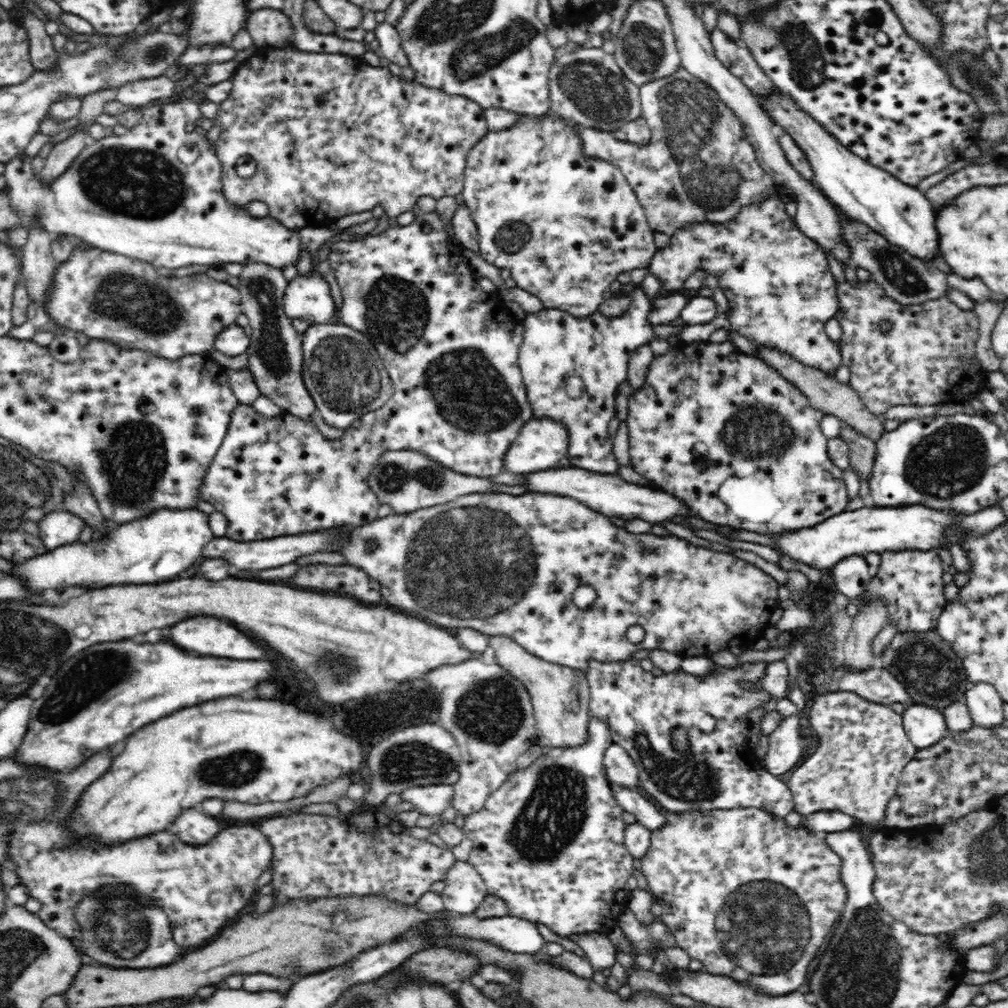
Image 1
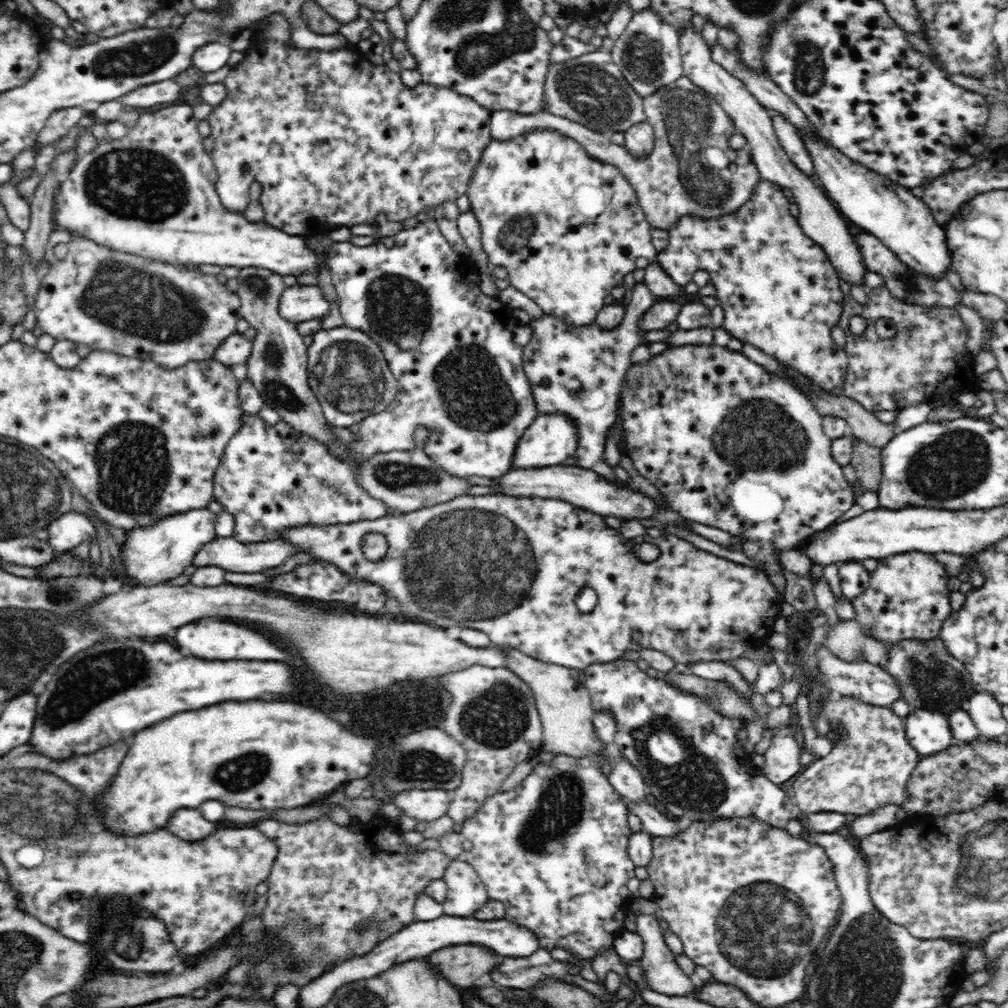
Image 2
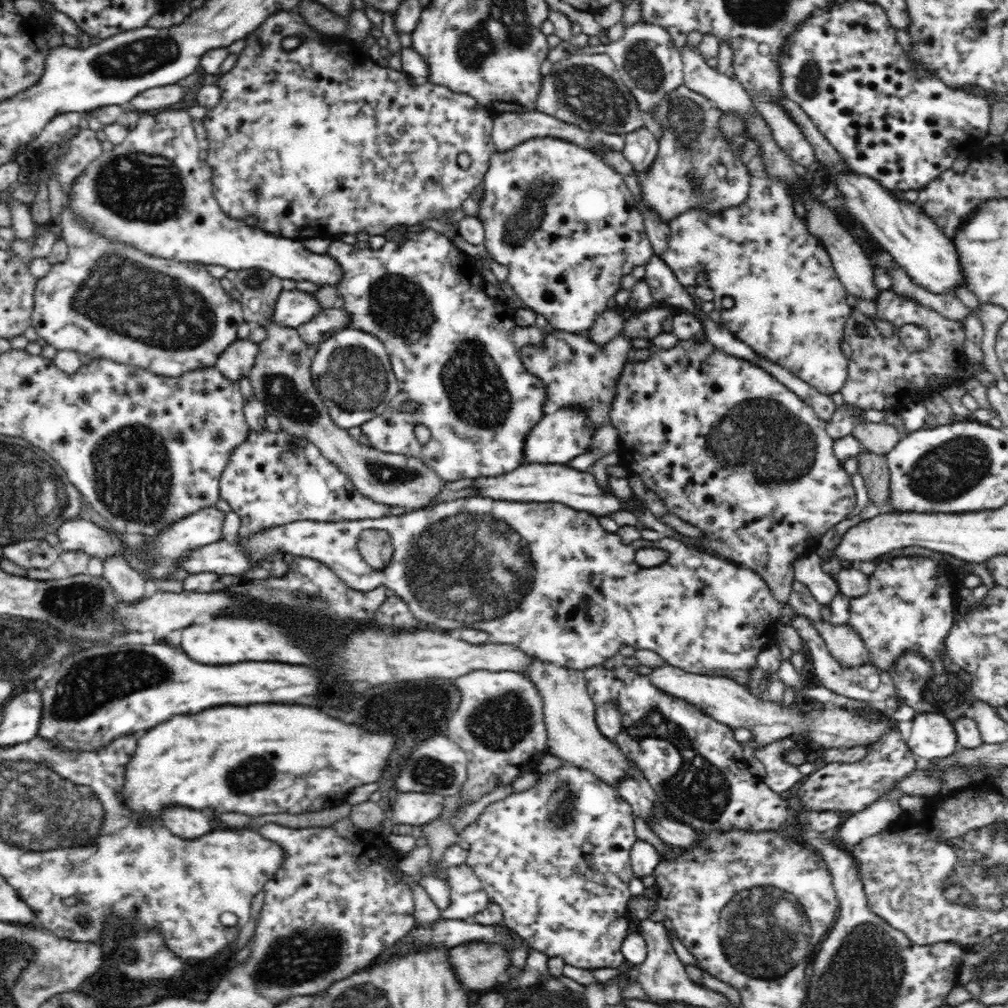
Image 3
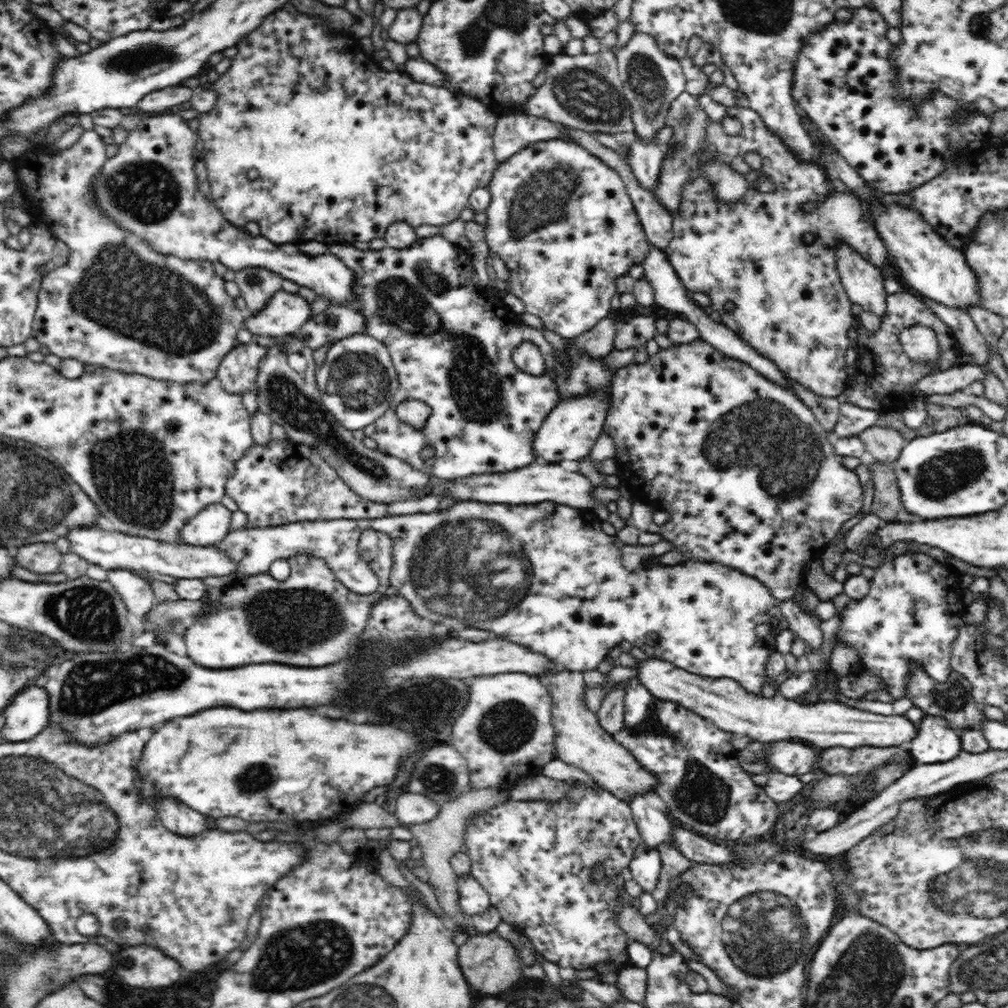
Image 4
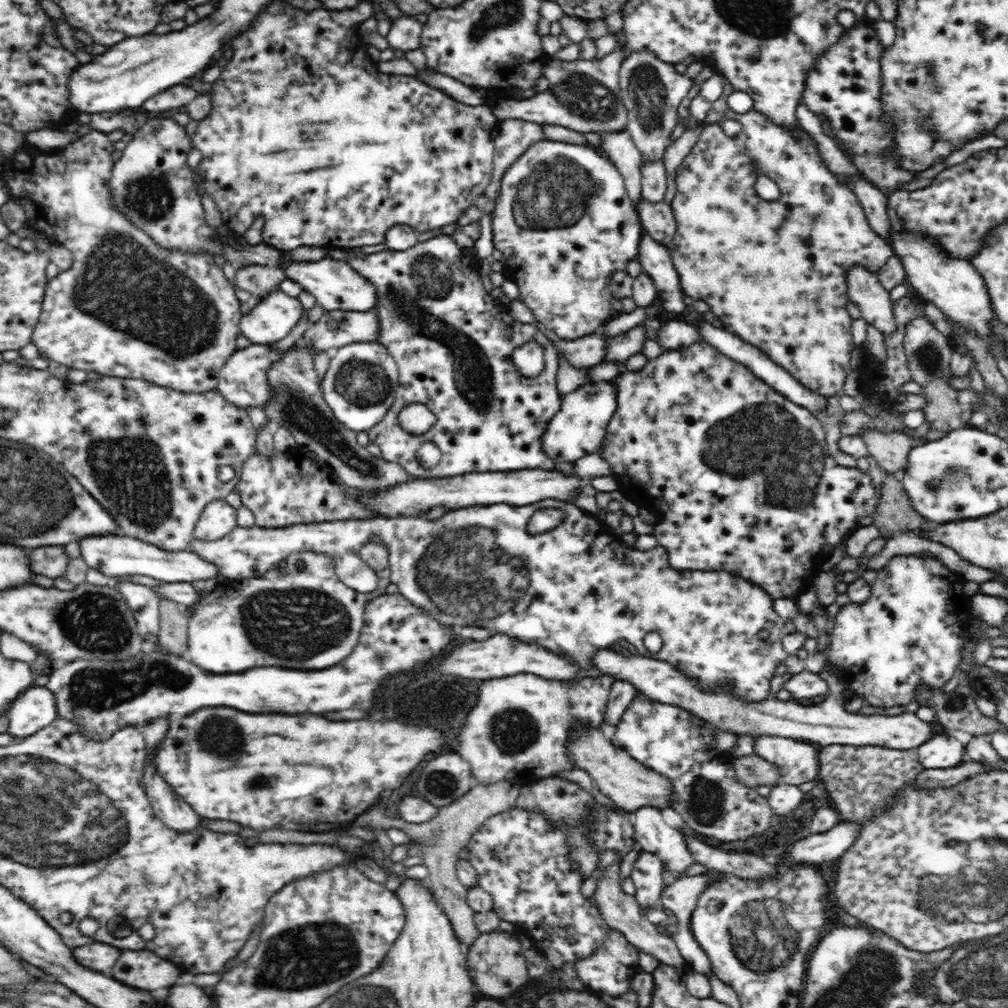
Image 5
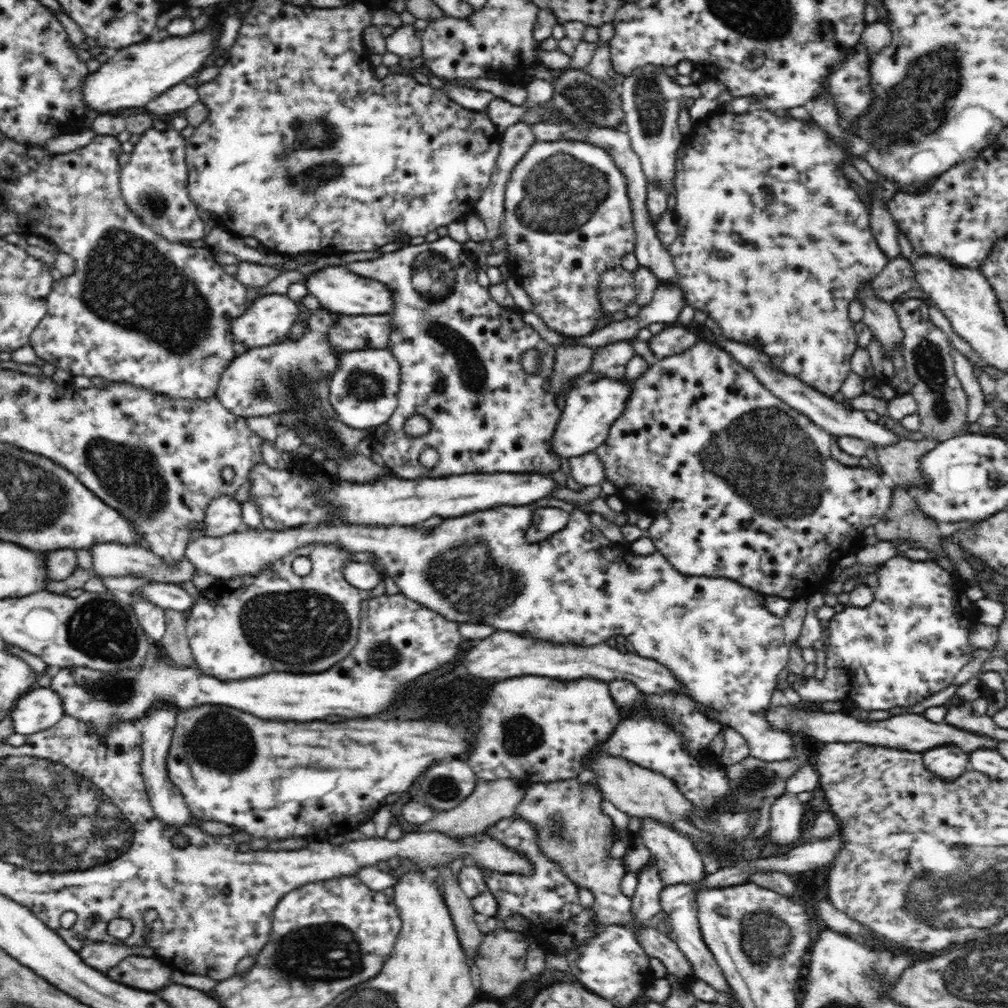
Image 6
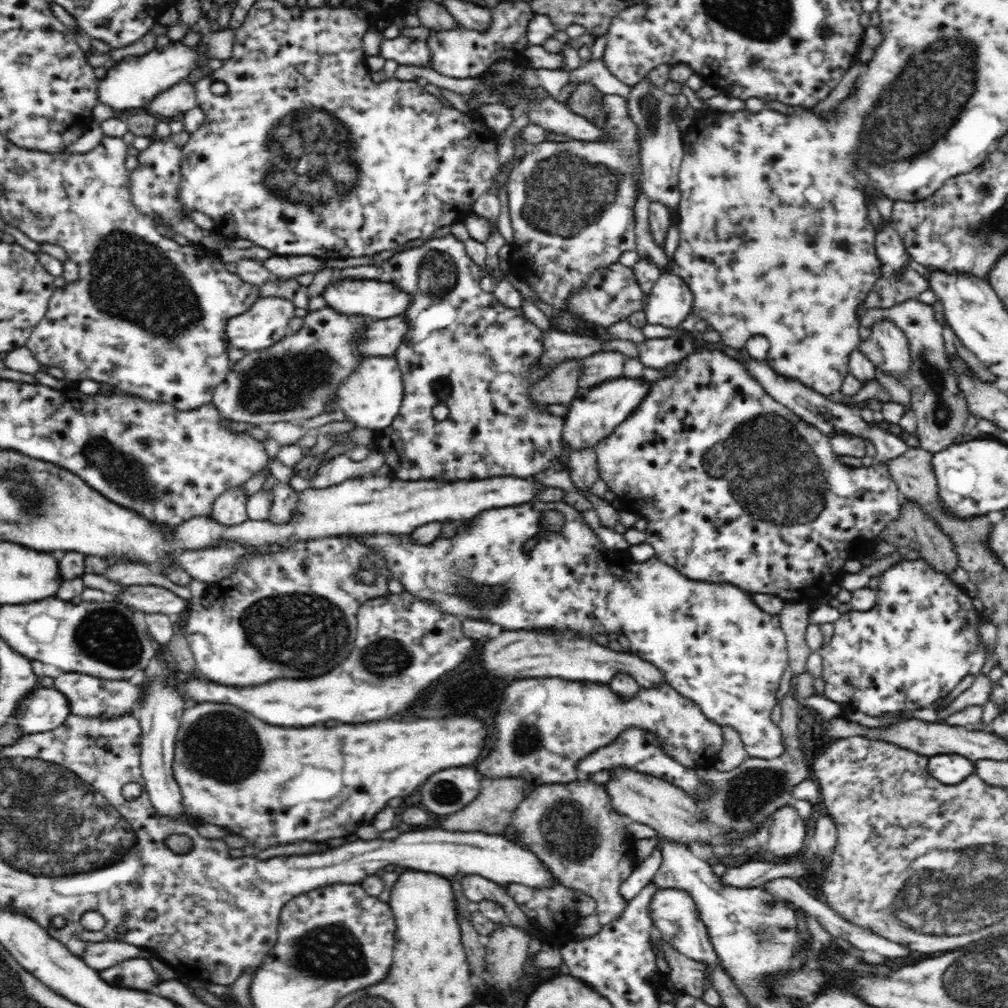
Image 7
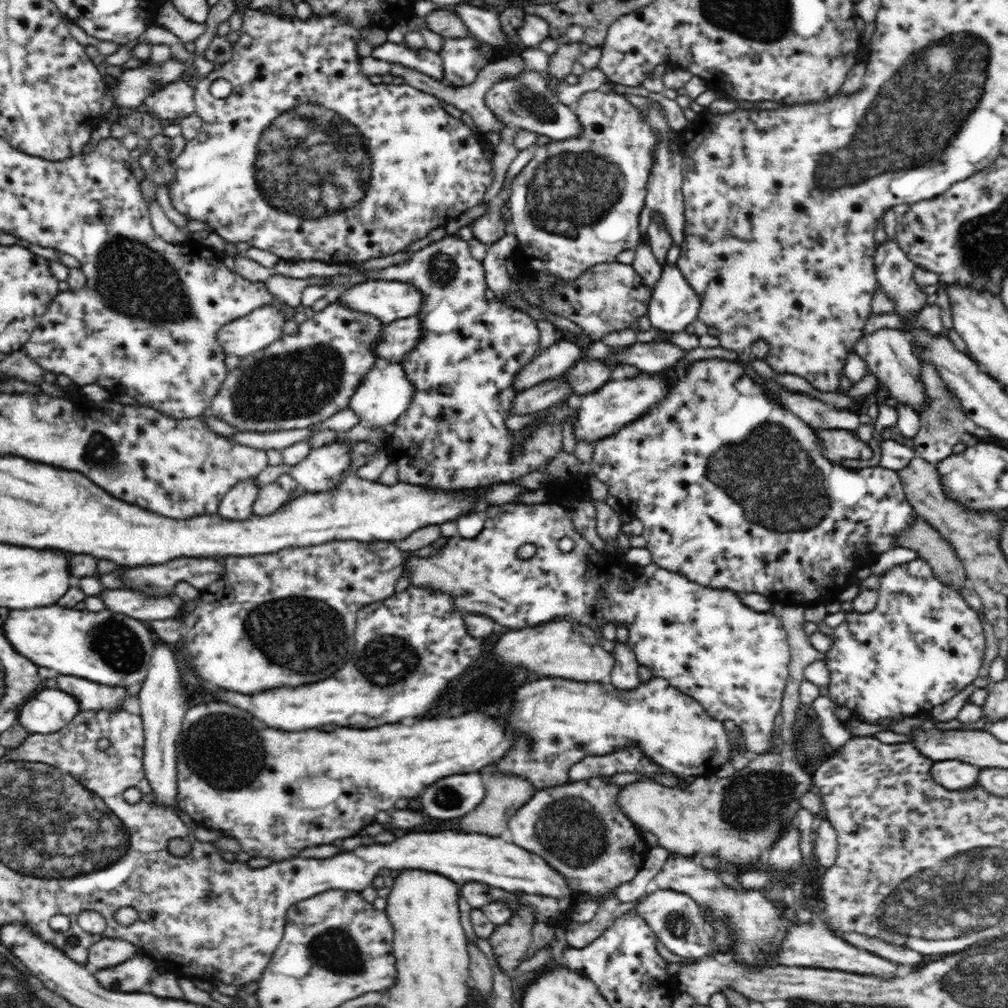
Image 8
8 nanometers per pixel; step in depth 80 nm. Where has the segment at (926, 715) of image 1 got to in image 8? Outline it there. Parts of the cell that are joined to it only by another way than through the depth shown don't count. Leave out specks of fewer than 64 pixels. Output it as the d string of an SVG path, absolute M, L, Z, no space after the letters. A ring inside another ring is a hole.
M956 760L936 762L930 773L933 779L946 790L966 790L979 784L980 769Z

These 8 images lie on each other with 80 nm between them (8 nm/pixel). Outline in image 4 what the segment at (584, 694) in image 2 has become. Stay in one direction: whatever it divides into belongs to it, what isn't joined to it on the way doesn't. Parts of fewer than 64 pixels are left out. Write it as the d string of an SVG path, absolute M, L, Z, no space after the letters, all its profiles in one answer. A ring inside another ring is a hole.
M560 669L555 672L538 674L538 678L547 686L552 696L552 725L554 725L554 747L559 758L566 764L581 768L599 785L611 792L616 798L630 804L636 794L654 791L658 779L652 772L640 765L627 748L613 739L597 720L597 715L590 712L584 704L586 685L582 671Z

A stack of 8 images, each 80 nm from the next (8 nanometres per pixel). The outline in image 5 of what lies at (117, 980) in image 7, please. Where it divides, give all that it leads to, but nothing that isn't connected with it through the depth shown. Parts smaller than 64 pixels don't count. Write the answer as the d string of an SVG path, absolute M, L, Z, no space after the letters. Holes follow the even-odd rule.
M121 949L122 956L118 958L116 966L111 968L112 978L122 984L136 986L142 990L158 990L168 988L178 982L180 968L174 964L158 958L150 950Z

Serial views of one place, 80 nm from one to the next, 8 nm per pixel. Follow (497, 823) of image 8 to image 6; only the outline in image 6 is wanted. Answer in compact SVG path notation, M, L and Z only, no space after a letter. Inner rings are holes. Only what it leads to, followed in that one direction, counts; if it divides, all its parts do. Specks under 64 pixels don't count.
M519 779L478 780L474 792L464 802L460 802L456 808L450 808L450 810L436 811L428 822L416 825L415 831L442 832L462 841L468 840L470 835L484 833L490 826L494 826L496 822L514 816L515 808L525 794L526 788L520 786Z

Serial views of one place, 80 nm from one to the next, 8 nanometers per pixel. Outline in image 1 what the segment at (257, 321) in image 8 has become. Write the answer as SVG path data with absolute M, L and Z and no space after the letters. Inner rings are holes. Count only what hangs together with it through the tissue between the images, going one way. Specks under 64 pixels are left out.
M313 264L313 272L307 276L297 276L294 280L289 282L286 287L283 305L286 316L291 318L303 318L310 323L324 323L328 324L332 322L332 318L336 316L336 306L332 295L330 295L330 286L322 275L318 273L317 264Z

